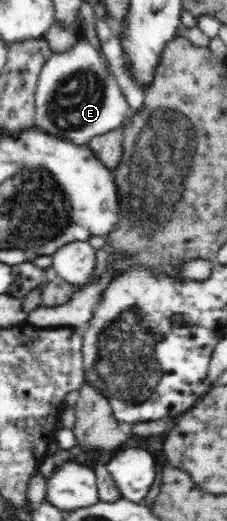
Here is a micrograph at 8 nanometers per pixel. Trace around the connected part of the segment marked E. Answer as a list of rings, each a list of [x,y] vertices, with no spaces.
[[[80,35],[79,39],[80,42],[71,51],[52,55],[46,65],[43,65],[36,85],[34,125],[55,137],[87,146],[93,137],[105,135],[107,132],[122,127],[130,112],[130,106],[122,95],[116,78],[104,65],[104,59],[100,57],[100,53],[83,36]]]

